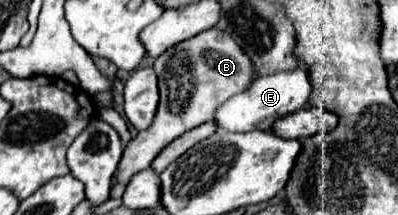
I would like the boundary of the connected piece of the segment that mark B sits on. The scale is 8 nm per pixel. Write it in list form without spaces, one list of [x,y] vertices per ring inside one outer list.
[[[209,28],[169,50],[165,50],[153,64],[159,80],[159,108],[149,130],[139,132],[125,148],[121,162],[113,174],[115,184],[127,184],[133,174],[149,168],[153,158],[183,132],[211,122],[213,112],[233,94],[245,90],[253,80],[253,68],[235,40],[217,28]]]

